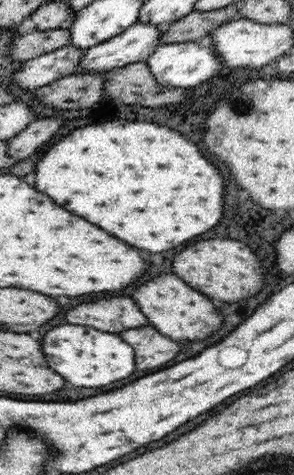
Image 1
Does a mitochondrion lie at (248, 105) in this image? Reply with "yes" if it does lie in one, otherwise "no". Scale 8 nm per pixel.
yes

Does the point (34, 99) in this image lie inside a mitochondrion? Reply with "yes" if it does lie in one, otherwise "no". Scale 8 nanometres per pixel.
no

